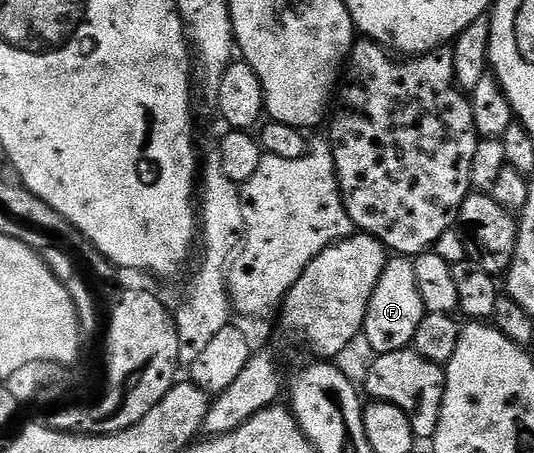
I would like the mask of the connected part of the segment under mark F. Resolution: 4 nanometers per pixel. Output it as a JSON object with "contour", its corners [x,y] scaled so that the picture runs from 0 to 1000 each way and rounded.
{"contour":[[[755,563],[736,565],[715,598],[715,616],[708,616],[708,634],[700,634],[700,651],[693,651],[680,751],[689,751],[691,766],[699,770],[695,777],[704,784],[762,770],[777,755],[779,733],[796,695],[772,576]]]}

